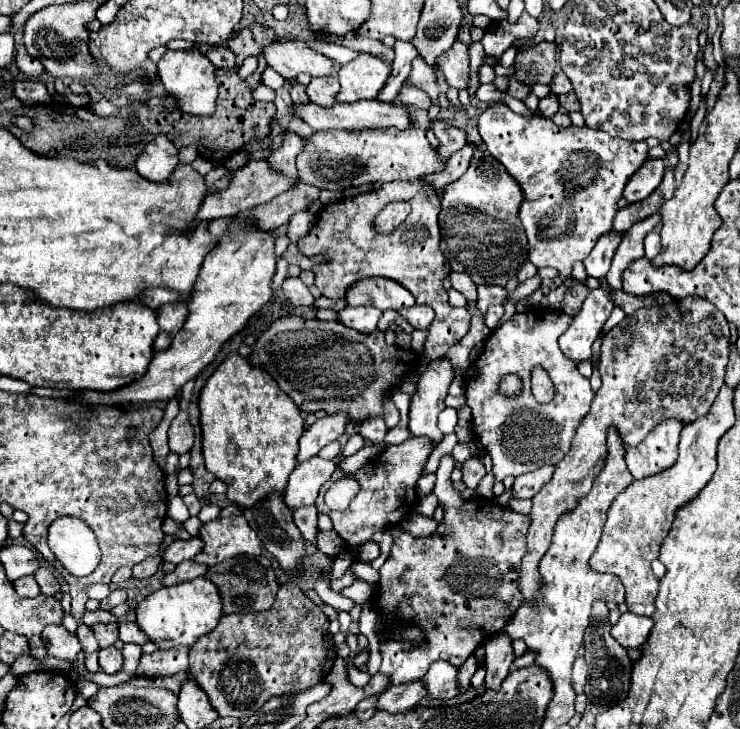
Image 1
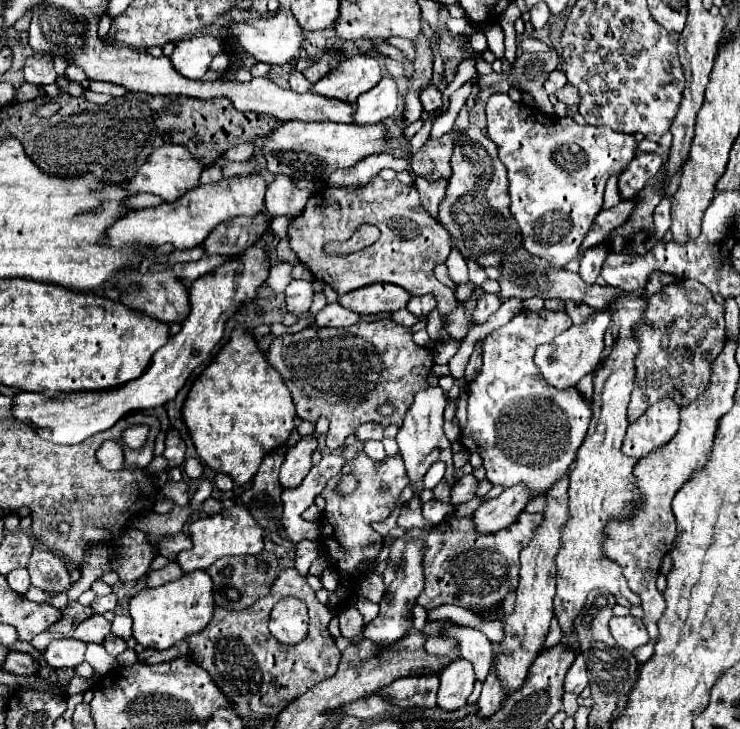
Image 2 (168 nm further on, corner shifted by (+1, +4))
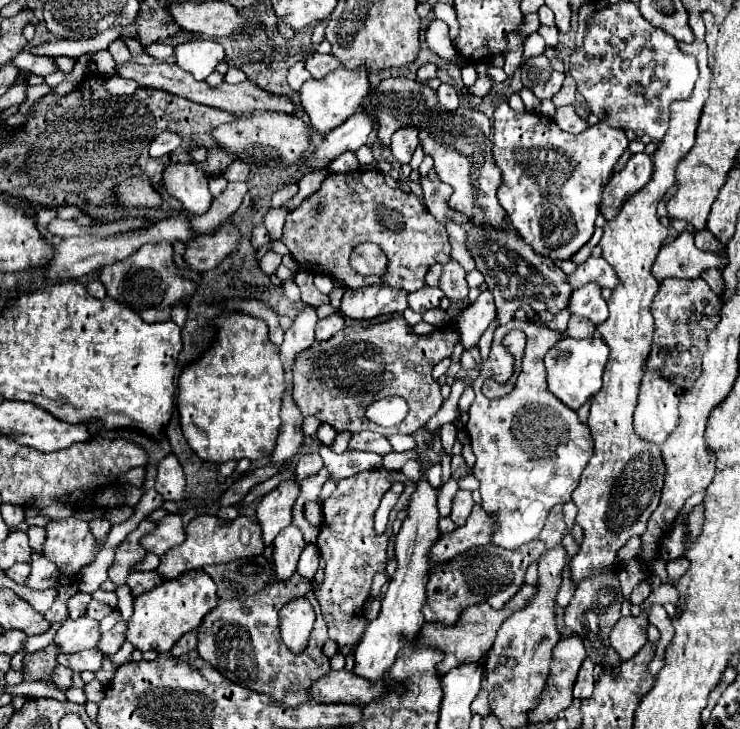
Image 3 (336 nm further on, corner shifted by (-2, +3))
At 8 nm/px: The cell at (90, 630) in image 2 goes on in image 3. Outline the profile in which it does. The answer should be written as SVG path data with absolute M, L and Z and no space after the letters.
M80 616L76 620L64 620L60 630L54 636L54 644L64 654L74 654L74 652L82 652L88 648L96 648L98 640L100 640L98 622L86 616Z

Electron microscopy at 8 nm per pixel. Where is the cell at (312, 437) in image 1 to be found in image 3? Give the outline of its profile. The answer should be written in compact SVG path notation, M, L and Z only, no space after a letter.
M288 480L260 500L256 508L256 520L262 528L264 546L270 546L278 532L292 524L292 504L298 498L298 492L300 492L298 482Z

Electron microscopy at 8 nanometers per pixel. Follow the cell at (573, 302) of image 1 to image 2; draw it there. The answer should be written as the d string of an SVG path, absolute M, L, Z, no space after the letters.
M565 303L565 313L571 317L571 321L573 321L575 325L583 323L583 319L587 319L587 315L589 315L591 311L593 311L593 309L591 309L589 305L585 305L585 303Z

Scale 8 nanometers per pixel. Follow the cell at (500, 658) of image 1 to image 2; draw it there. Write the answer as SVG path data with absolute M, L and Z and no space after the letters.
M495 659L491 665L491 671L487 675L487 679L483 681L483 691L481 697L477 701L479 705L479 713L495 713L499 709L503 701L503 687L499 687L499 677L495 677Z

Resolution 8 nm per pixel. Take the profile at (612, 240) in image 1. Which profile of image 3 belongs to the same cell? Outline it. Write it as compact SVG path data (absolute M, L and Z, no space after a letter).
M586 284L584 288L572 292L568 310L570 314L584 316L594 324L602 324L608 316L608 306L606 300L602 298L602 288L596 284Z

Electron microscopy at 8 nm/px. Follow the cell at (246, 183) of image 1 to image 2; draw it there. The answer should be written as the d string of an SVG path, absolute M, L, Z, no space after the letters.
M259 173L235 175L229 179L225 177L213 185L199 185L173 203L131 211L123 219L119 219L113 227L109 227L107 239L113 247L123 247L123 245L159 247L171 243L177 249L191 249L201 245L203 239L207 239L209 231L215 229L219 223L231 217L239 217L239 215L253 217L255 213L259 213L265 203L265 189L267 189L267 181Z

